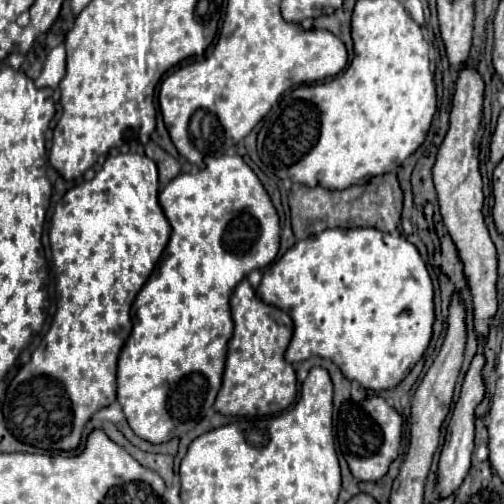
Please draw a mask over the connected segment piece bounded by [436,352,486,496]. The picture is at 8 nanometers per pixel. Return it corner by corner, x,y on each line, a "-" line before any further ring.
478,352
474,356
466,376
464,376
462,392
460,392
460,398
458,398
458,402
454,406
452,420
448,424
448,432
446,432
446,440
444,440
444,448
442,448
442,454
440,454
438,486
436,486
436,494
438,496
454,494
460,488
466,472
470,470
470,456
472,456
472,450
474,450
474,410
484,398
484,378
482,378
484,364
486,364
486,358
484,358
482,352

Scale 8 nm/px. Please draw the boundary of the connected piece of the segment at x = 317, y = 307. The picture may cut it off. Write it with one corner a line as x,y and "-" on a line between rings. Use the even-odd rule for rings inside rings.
332,228
332,230
324,230
322,234
304,238
300,242
296,242
280,260
272,262
266,270
266,274
262,276
260,288
256,290
258,298
262,298
264,302
278,306
280,310
288,312
290,318
294,320
294,336
292,342
286,350
286,360
288,362
304,362
310,356
322,356
322,358
330,358
348,380
356,380
360,382
362,388
366,390
390,390
396,388
406,376
408,372
414,368
414,364
424,356
430,340
432,340
432,324
435,321
434,288
432,288
432,278
428,274
428,268
422,260
422,256
418,254
416,246
410,244
406,237
398,230
392,233
380,232
376,228
352,228
352,230
340,230
340,228

